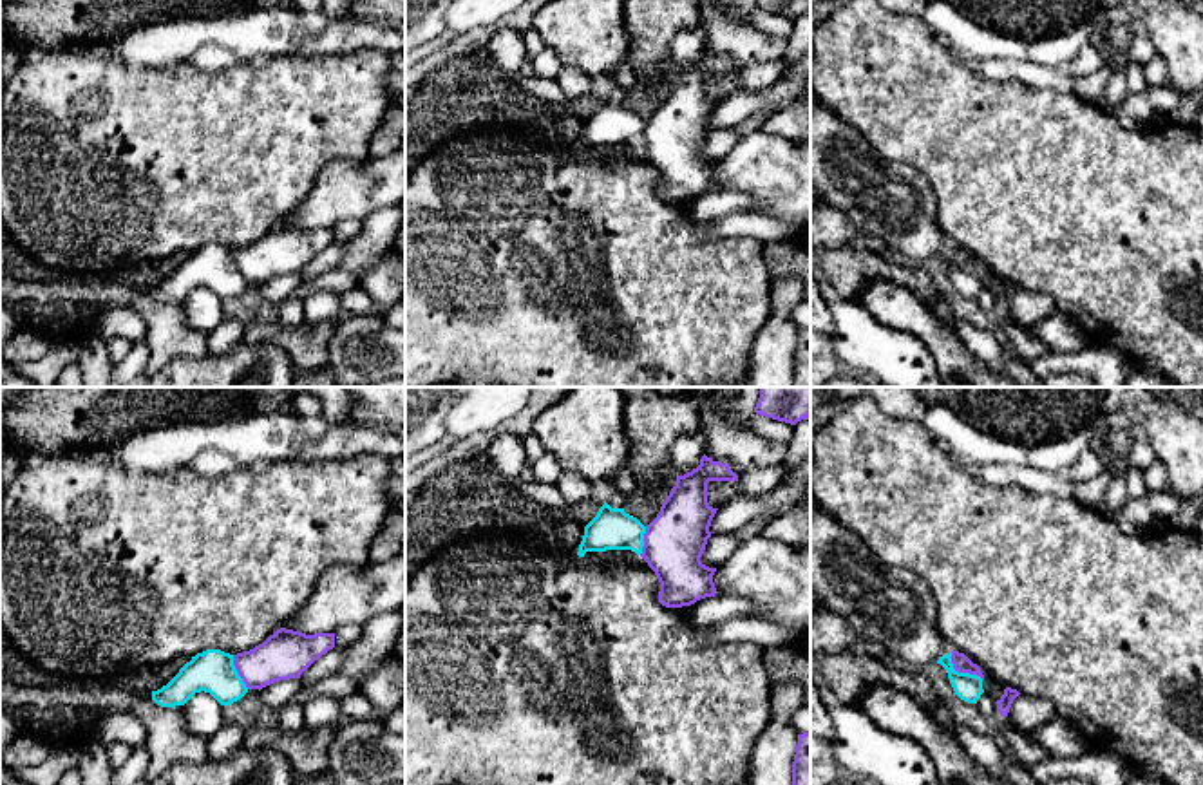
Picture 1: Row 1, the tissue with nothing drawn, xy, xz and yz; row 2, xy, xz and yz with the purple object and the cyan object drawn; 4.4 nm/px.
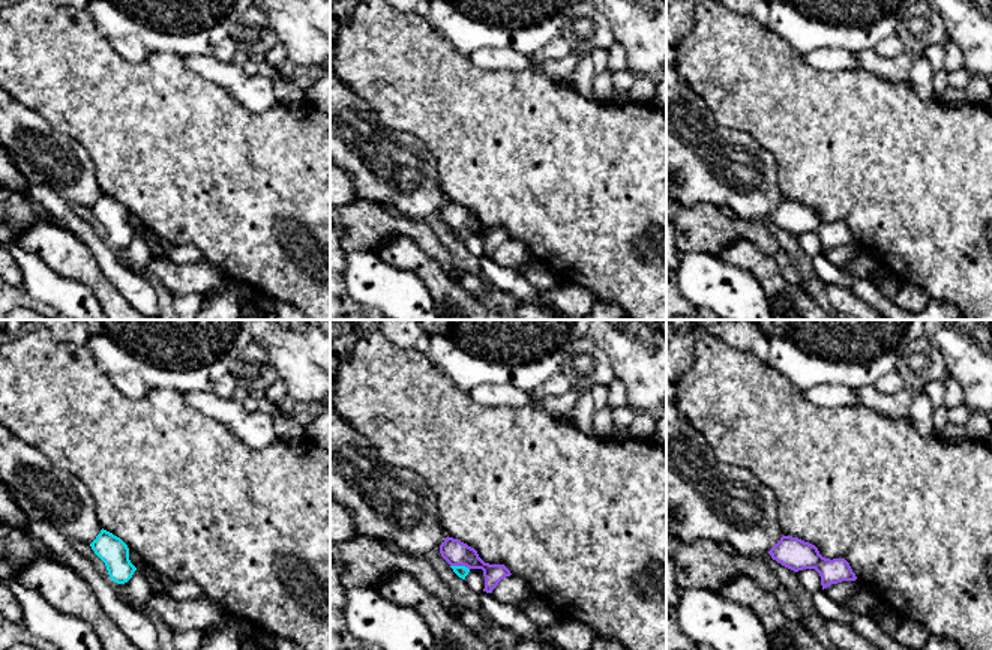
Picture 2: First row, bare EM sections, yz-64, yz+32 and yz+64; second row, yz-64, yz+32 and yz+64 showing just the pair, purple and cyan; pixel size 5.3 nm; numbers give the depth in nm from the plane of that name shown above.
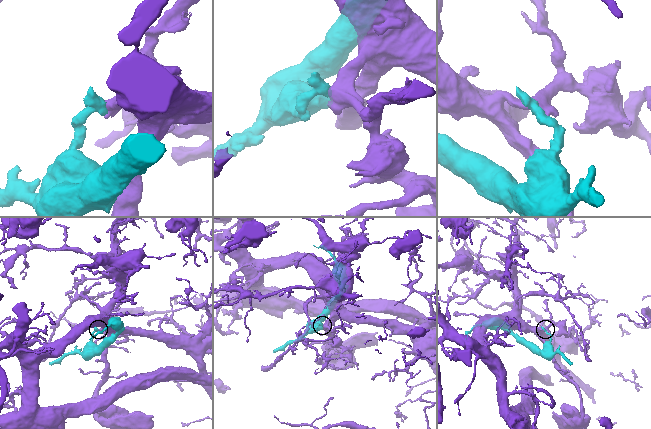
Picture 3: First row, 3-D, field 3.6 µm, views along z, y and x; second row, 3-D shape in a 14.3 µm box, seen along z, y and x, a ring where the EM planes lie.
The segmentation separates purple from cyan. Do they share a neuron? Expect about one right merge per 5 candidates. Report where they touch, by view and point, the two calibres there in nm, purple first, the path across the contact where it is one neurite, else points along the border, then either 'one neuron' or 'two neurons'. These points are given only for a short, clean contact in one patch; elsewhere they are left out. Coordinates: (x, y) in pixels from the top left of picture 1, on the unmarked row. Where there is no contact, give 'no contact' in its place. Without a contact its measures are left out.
meets purple in yz at (959, 266); 80 nm thick on the purple side, 120 nm on the other; border along yz (950, 246), (950, 257), (956, 264), (975, 268), (981, 274); two neurons

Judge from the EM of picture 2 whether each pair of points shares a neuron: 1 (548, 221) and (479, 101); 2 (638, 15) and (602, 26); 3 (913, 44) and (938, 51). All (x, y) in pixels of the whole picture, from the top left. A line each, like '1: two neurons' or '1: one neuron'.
1: one neuron
2: two neurons
3: two neurons

